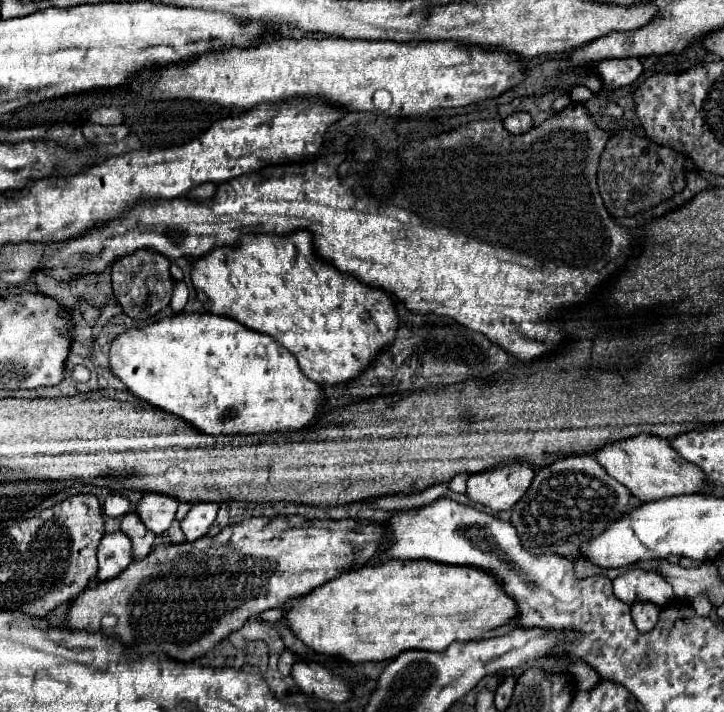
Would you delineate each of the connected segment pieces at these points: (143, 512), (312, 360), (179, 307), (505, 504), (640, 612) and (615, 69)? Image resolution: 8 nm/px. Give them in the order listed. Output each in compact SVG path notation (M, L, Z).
M144 493L142 499L138 501L138 505L134 507L134 513L138 513L138 517L146 525L146 529L160 535L174 521L176 509L178 509L176 499L172 499L168 495L160 495L160 493Z
M296 231L286 237L278 235L244 235L236 247L218 247L210 255L200 257L192 269L192 283L204 309L242 323L248 329L266 333L284 345L296 359L302 373L320 385L344 385L354 381L362 369L368 369L376 357L396 339L398 315L392 297L364 285L348 273L336 271L314 255L312 235Z
M175 281L170 306L175 314L181 313L188 301L189 292L183 281Z
M510 463L484 473L470 475L466 495L474 503L490 507L494 513L510 509L530 487L534 469L528 463Z
M636 603L632 607L632 619L634 625L638 627L640 633L648 633L654 629L654 625L658 623L658 615L660 615L660 607L654 603Z
M606 59L596 65L600 79L608 89L620 89L636 83L636 79L644 73L640 59Z

